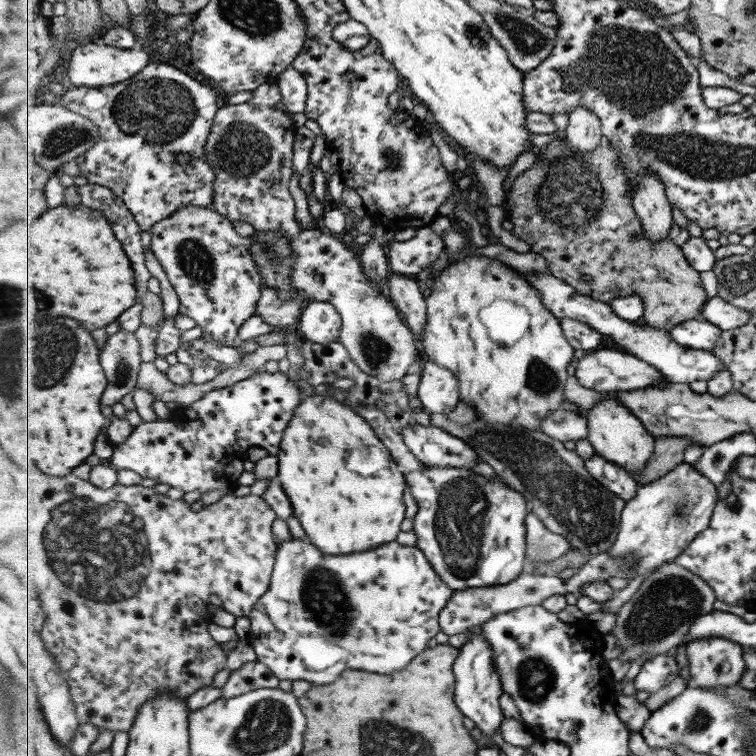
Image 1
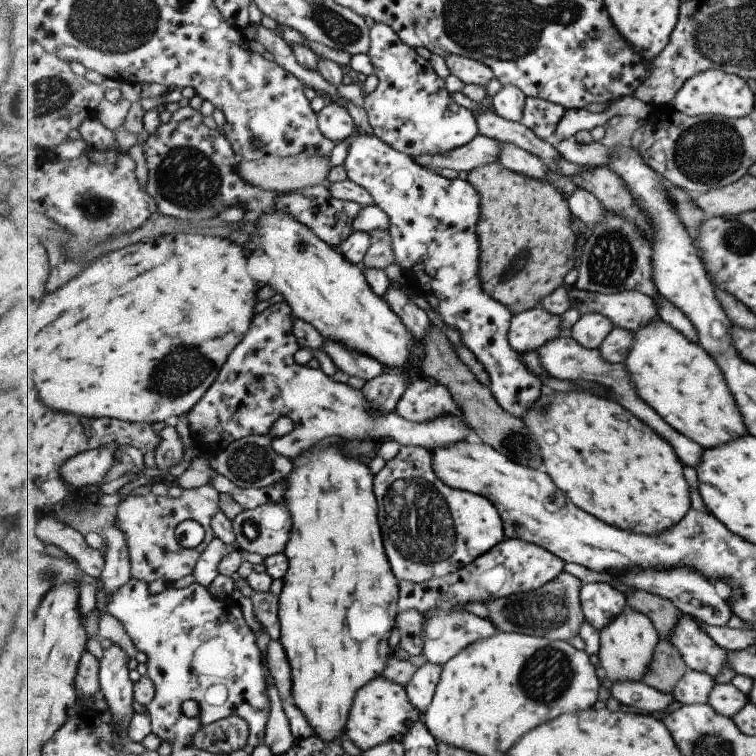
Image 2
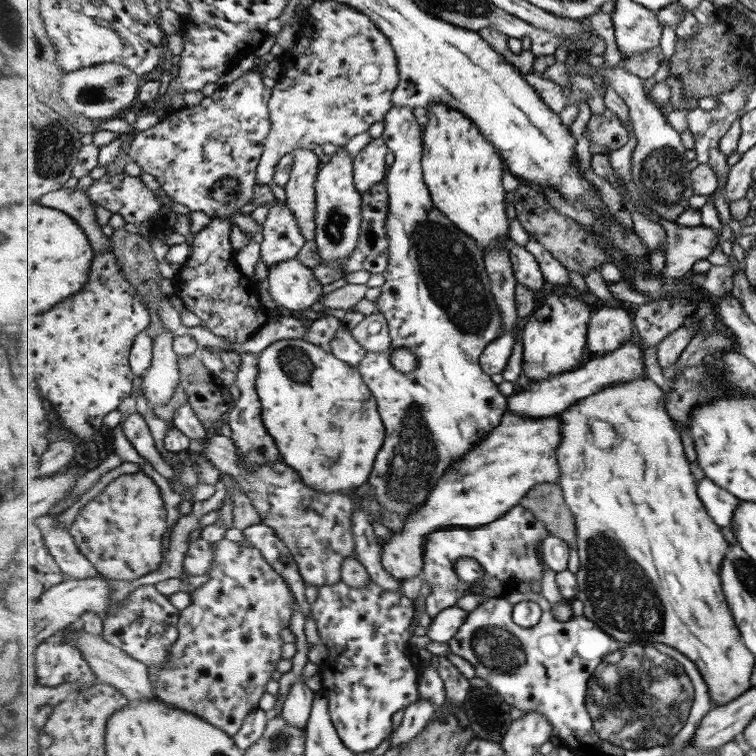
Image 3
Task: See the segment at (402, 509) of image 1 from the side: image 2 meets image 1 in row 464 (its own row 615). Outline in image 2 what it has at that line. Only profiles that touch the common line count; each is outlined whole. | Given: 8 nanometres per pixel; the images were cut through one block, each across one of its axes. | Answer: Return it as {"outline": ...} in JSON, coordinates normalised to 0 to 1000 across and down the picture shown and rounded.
{"outline":[[[430,590],[427,595],[417,598],[409,608],[409,614],[403,616],[406,611],[406,599],[398,603],[401,608],[390,610],[390,620],[384,627],[380,635],[381,648],[378,649],[377,665],[381,675],[385,676],[386,687],[390,693],[385,705],[385,714],[380,720],[380,728],[377,733],[384,743],[382,759],[376,762],[373,782],[369,786],[369,808],[368,817],[370,824],[370,847],[373,848],[382,876],[386,884],[386,923],[388,931],[393,934],[397,942],[402,946],[407,958],[415,967],[414,971],[425,978],[429,983],[438,984],[446,983],[451,978],[459,976],[458,967],[460,966],[462,946],[466,942],[466,934],[471,926],[472,915],[475,910],[480,910],[483,905],[488,905],[493,898],[507,896],[508,886],[513,881],[513,876],[520,869],[520,856],[515,852],[515,844],[517,844],[517,836],[520,831],[524,831],[524,823],[526,816],[533,808],[529,806],[529,771],[525,761],[520,757],[519,746],[515,746],[512,741],[512,733],[509,733],[509,722],[507,722],[507,706],[504,706],[504,698],[501,698],[501,669],[499,669],[499,659],[496,659],[496,630],[491,627],[488,616],[478,614],[475,608],[464,608],[459,606],[451,593],[446,590]]]}

